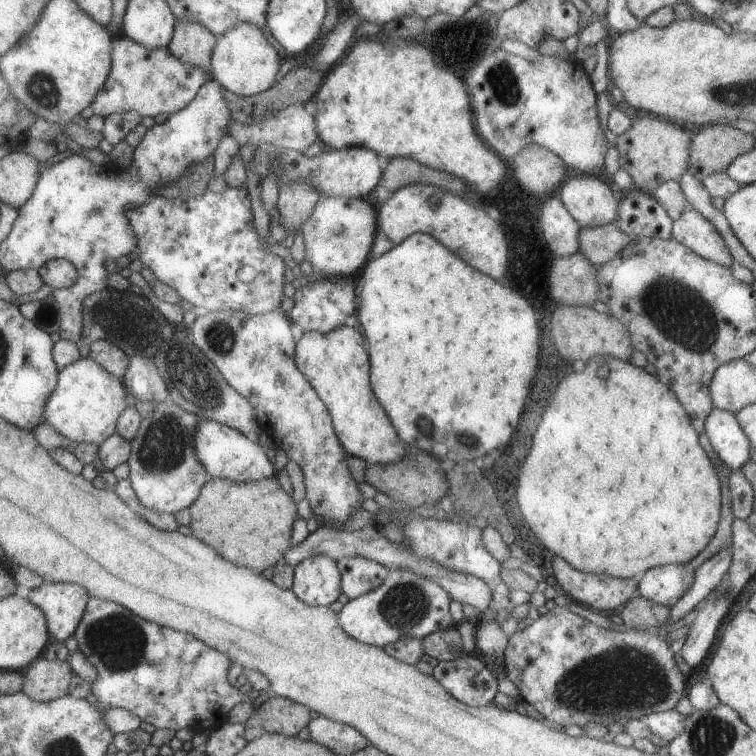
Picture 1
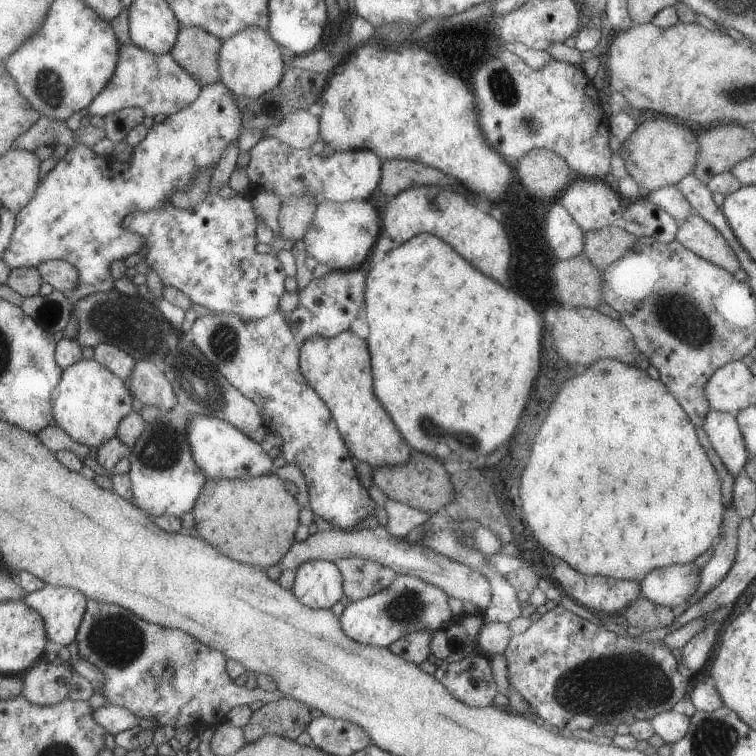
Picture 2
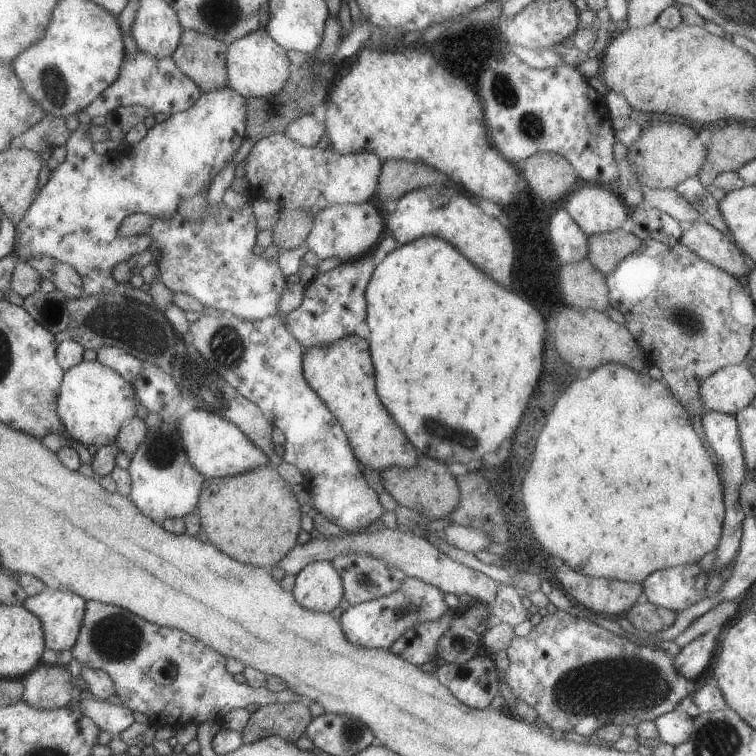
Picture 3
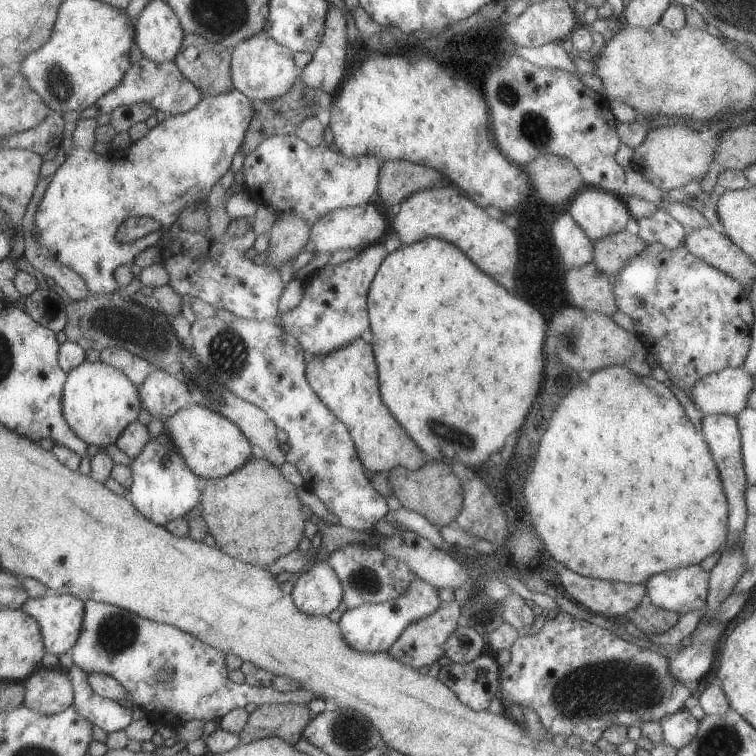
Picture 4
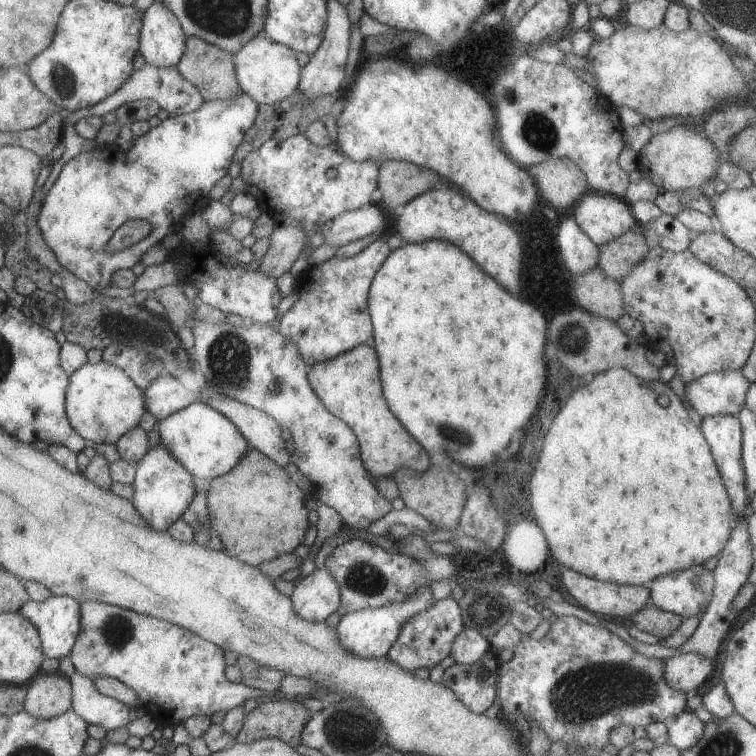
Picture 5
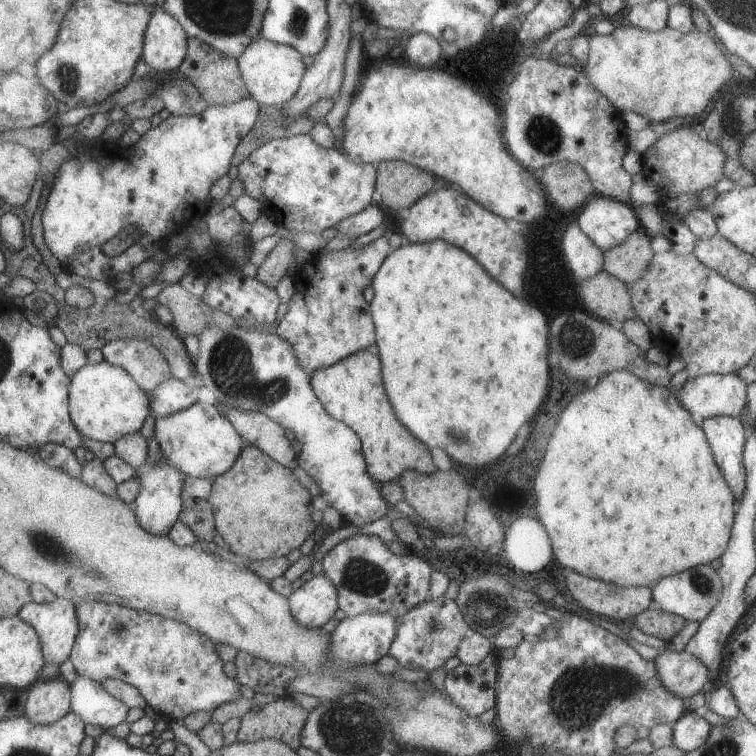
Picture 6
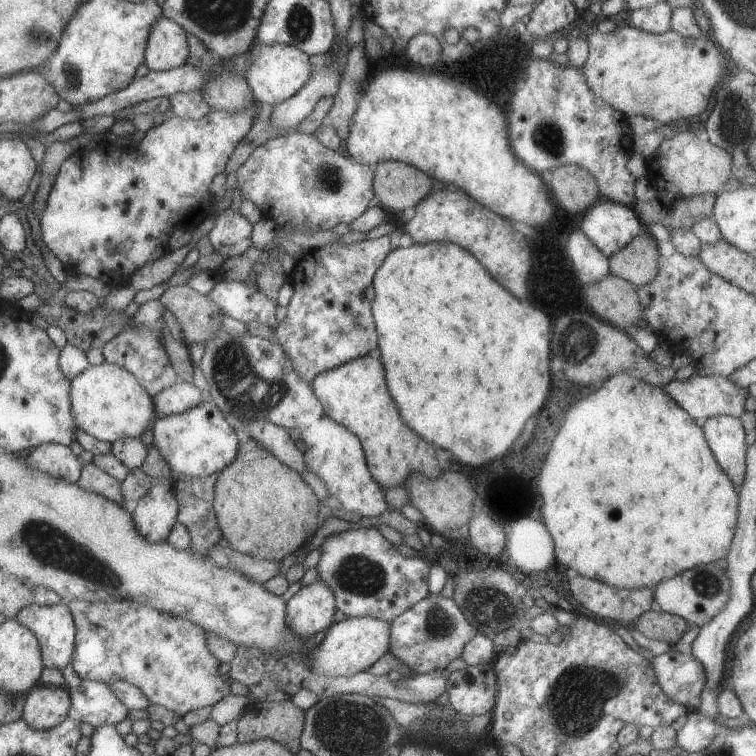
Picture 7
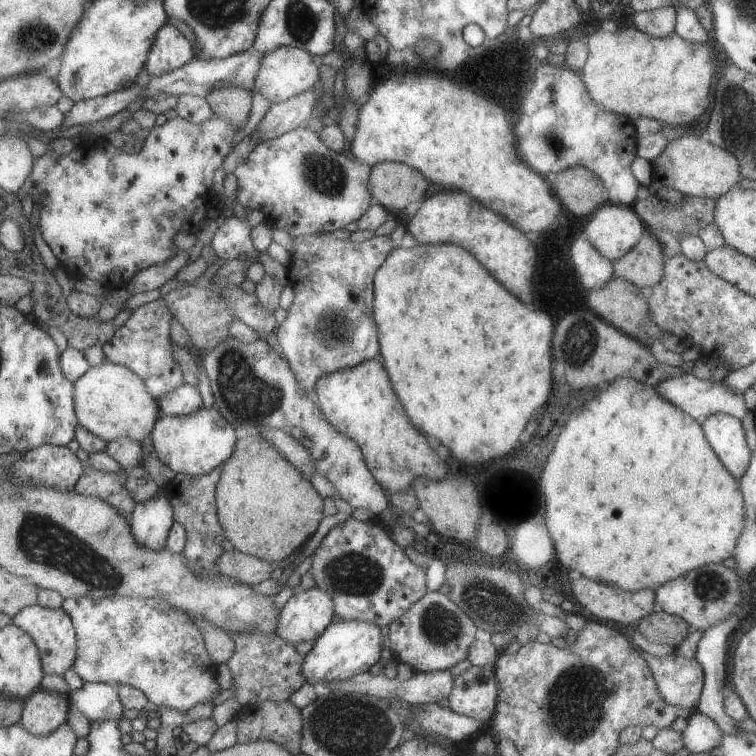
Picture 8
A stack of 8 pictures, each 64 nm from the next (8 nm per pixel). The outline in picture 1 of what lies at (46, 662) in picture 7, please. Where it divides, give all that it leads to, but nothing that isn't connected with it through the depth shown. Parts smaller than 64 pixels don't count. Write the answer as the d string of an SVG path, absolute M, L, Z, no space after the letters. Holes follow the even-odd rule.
M43 581L41 586L30 590L26 601L39 608L43 613L50 640L63 643L77 628L83 616L88 597L87 591L82 586L71 583L50 583Z

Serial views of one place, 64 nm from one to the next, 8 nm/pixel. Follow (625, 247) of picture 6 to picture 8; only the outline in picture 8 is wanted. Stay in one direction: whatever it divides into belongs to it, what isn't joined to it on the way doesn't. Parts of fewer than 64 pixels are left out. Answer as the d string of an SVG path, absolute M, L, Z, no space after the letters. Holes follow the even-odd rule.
M646 230L631 250L612 262L612 269L615 277L647 291L661 280L665 259L663 246L653 232Z

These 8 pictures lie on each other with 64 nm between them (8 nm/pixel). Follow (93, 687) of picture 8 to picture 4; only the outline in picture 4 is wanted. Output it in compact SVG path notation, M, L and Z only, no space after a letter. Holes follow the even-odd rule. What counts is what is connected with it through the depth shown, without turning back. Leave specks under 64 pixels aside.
M73 665L66 673L72 686L72 704L77 714L86 718L92 726L99 727L109 734L123 730L132 721L131 710L119 705L117 701L94 693L86 681L88 674L84 670Z

